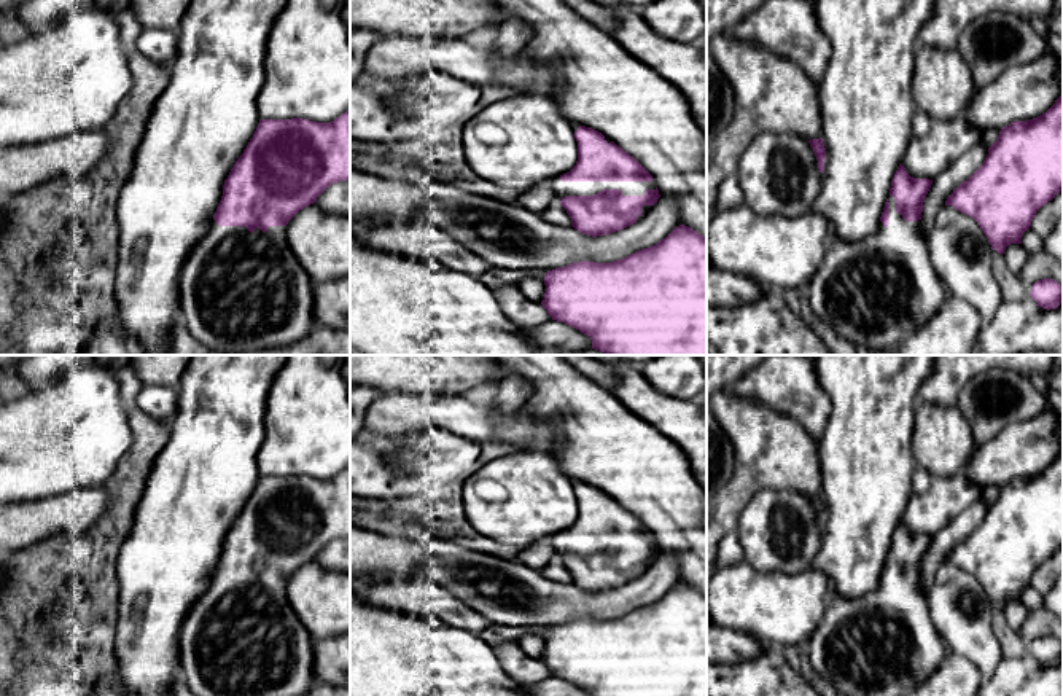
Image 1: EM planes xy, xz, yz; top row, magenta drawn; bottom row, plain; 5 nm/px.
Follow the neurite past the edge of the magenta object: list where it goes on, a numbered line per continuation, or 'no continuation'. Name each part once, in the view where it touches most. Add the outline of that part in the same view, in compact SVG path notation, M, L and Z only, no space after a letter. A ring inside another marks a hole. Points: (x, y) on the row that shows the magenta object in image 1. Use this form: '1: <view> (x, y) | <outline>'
1: xz (560, 188) | M551 180L551 186L560 202L565 196L592 196L602 190L621 190L624 196L643 196L646 190L656 190L656 182L562 182Z

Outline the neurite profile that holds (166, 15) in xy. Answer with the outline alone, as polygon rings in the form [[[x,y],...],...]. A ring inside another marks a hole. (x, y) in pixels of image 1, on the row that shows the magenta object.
[[[130,0],[142,29],[177,30],[191,0]]]

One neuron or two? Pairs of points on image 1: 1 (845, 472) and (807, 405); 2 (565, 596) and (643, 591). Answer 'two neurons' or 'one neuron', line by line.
1: two neurons
2: one neuron

